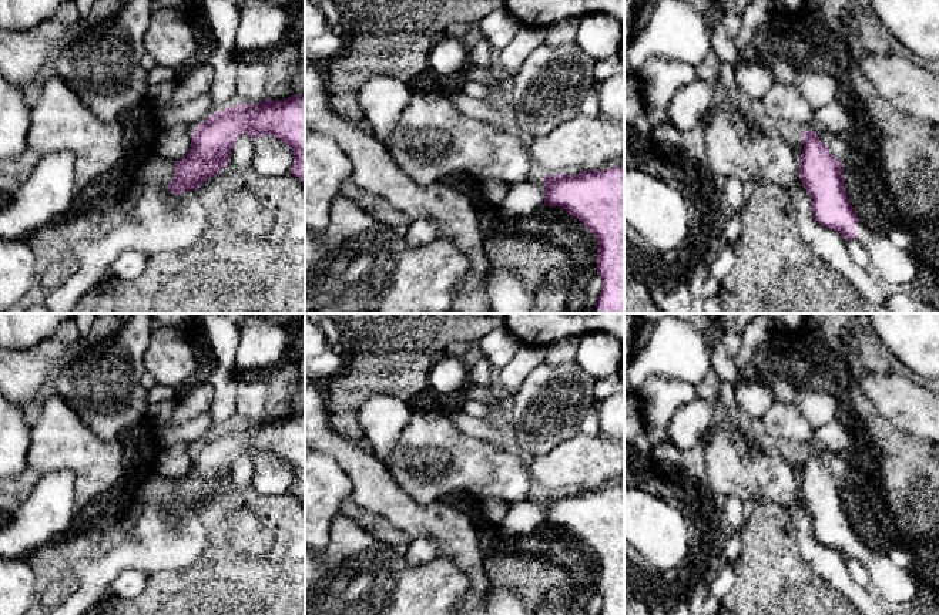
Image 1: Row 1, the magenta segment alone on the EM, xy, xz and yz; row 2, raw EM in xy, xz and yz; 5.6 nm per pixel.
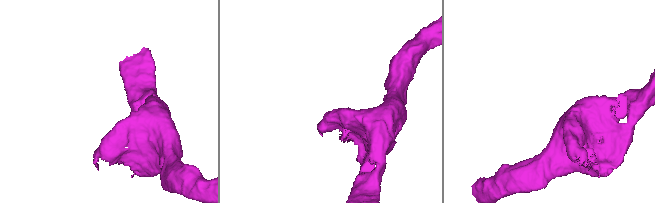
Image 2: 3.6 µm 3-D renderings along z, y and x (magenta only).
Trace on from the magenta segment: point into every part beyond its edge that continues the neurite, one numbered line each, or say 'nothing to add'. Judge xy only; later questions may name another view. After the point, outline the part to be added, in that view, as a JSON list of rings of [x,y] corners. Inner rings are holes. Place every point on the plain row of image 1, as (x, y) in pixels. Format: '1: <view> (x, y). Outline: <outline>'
nothing to add

